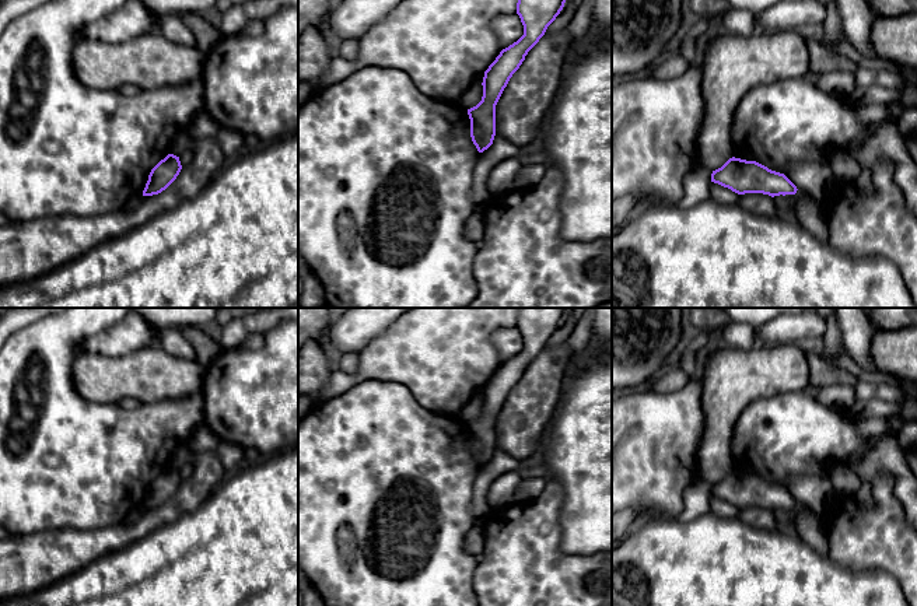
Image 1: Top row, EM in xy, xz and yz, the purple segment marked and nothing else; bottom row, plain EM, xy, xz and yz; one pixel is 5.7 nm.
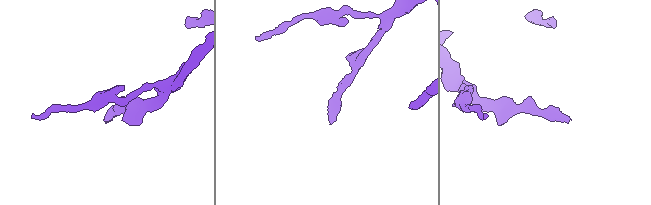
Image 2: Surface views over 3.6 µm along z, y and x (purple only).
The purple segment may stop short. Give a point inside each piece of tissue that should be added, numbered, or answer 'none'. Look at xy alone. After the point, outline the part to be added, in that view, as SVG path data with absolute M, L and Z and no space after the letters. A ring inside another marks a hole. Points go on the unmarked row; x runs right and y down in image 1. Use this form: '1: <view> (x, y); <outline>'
none

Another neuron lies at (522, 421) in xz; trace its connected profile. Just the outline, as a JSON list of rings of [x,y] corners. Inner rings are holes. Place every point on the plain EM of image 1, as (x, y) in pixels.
[[[566,340],[546,347],[512,388],[496,421],[496,445],[522,460],[539,452],[570,374]]]

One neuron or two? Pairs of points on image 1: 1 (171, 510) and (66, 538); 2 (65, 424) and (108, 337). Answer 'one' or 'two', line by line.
1: one
2: two

